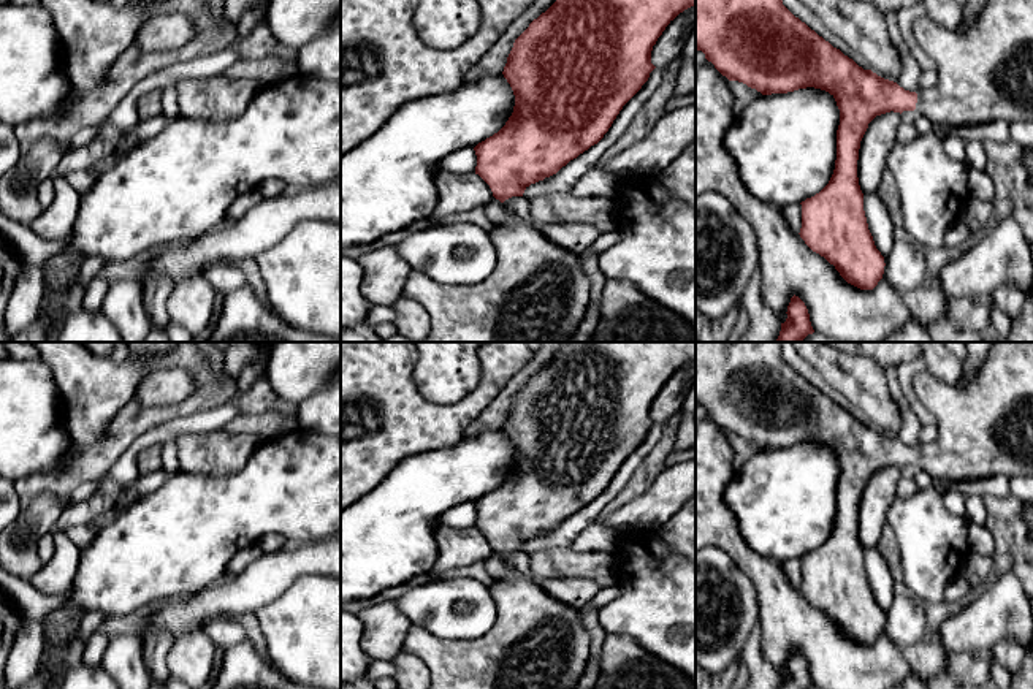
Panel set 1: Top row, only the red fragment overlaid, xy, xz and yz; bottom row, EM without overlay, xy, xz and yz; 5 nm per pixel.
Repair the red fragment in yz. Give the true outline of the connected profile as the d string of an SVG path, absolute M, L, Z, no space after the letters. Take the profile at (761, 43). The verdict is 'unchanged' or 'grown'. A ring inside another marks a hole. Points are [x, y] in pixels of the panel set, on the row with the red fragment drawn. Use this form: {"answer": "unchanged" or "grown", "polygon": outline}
{"answer": "grown", "polygon": "M696 0L696 49L729 81L743 82L762 95L814 87L835 98L840 109L835 169L819 193L800 203L799 234L860 290L873 290L886 266L868 230L857 177L860 141L876 116L914 111L947 130L1033 120L1033 0L987 0L971 27L955 30L924 14L913 32L938 73L936 84L917 93L859 67L795 17L783 0Z"}

